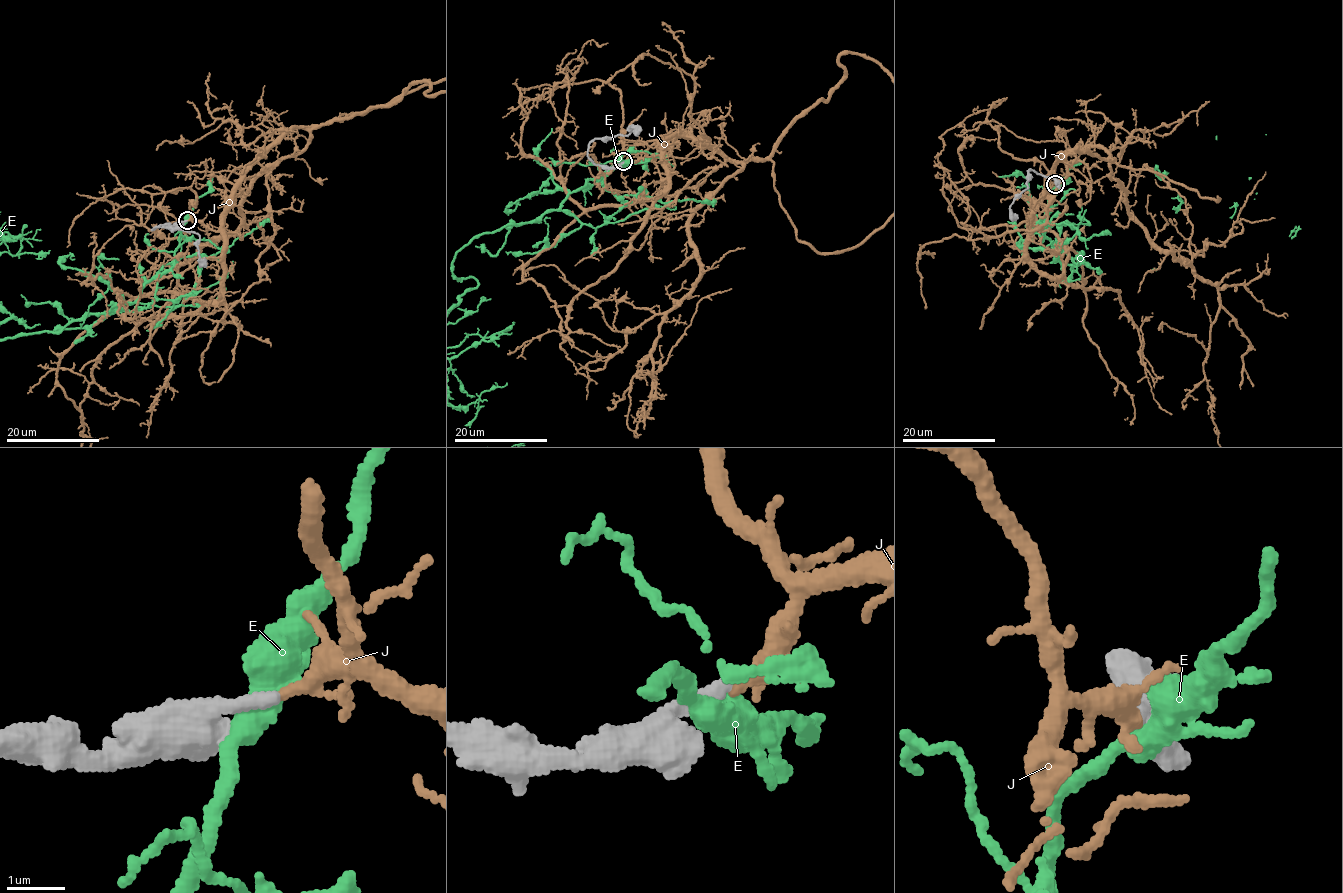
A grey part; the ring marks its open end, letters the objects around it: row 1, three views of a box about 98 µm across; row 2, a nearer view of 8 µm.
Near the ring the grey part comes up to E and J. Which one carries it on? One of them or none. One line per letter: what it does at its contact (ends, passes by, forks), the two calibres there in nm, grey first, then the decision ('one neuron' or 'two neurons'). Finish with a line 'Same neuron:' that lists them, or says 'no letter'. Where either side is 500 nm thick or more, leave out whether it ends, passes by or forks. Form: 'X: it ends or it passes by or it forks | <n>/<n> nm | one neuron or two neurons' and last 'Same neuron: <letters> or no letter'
E: it passes by | 480/460 nm | two neurons
J: it passes by | 280/190 nm | two neurons
Same neuron: no letter

